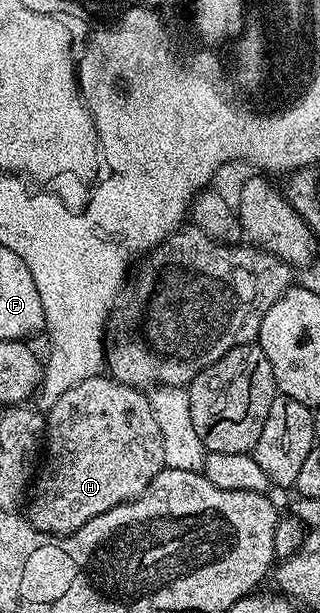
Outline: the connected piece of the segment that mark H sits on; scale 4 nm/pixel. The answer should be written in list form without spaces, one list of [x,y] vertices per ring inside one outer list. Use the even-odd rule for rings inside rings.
[[[101,373],[80,381],[75,388],[63,393],[54,407],[47,411],[44,450],[43,466],[27,503],[27,518],[34,529],[44,531],[46,535],[71,535],[87,525],[91,517],[99,517],[99,513],[107,513],[107,509],[141,498],[147,485],[151,485],[158,473],[166,468],[163,437],[160,436],[150,396],[144,390],[128,387]]]

